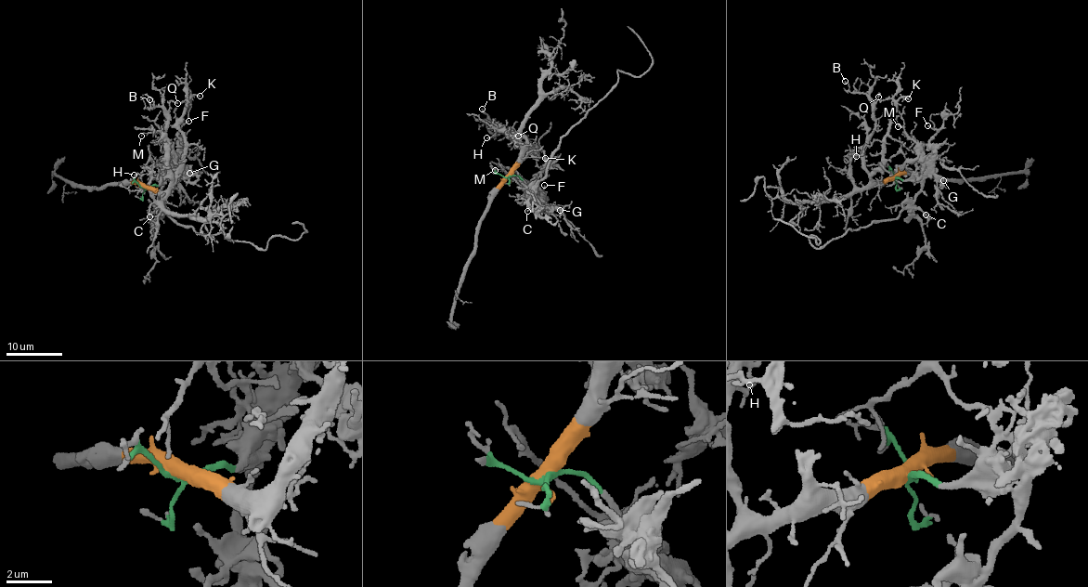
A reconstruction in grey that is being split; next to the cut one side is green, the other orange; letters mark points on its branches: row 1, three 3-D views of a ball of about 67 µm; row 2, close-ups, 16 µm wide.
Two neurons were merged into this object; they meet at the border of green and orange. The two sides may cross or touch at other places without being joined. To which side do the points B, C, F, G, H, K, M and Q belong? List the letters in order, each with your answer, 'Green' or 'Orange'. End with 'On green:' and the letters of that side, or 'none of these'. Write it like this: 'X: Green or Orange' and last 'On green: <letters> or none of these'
B: Orange
C: Green
F: Green
G: Green
H: Orange
K: Orange
M: Green
Q: Orange
On green: C, F, G, M

